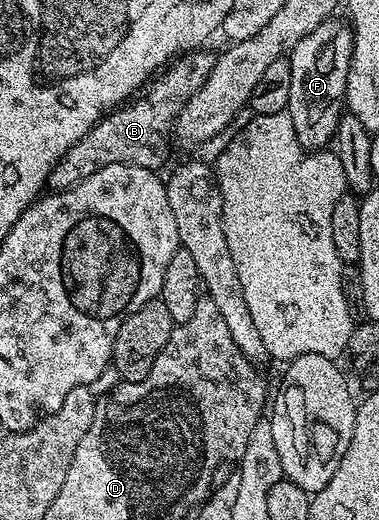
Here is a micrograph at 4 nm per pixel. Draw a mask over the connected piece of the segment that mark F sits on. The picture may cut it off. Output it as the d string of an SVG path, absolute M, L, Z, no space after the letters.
M328 18L294 44L289 52L291 85L285 111L293 118L300 144L319 150L332 143L347 99L353 32L346 23Z

